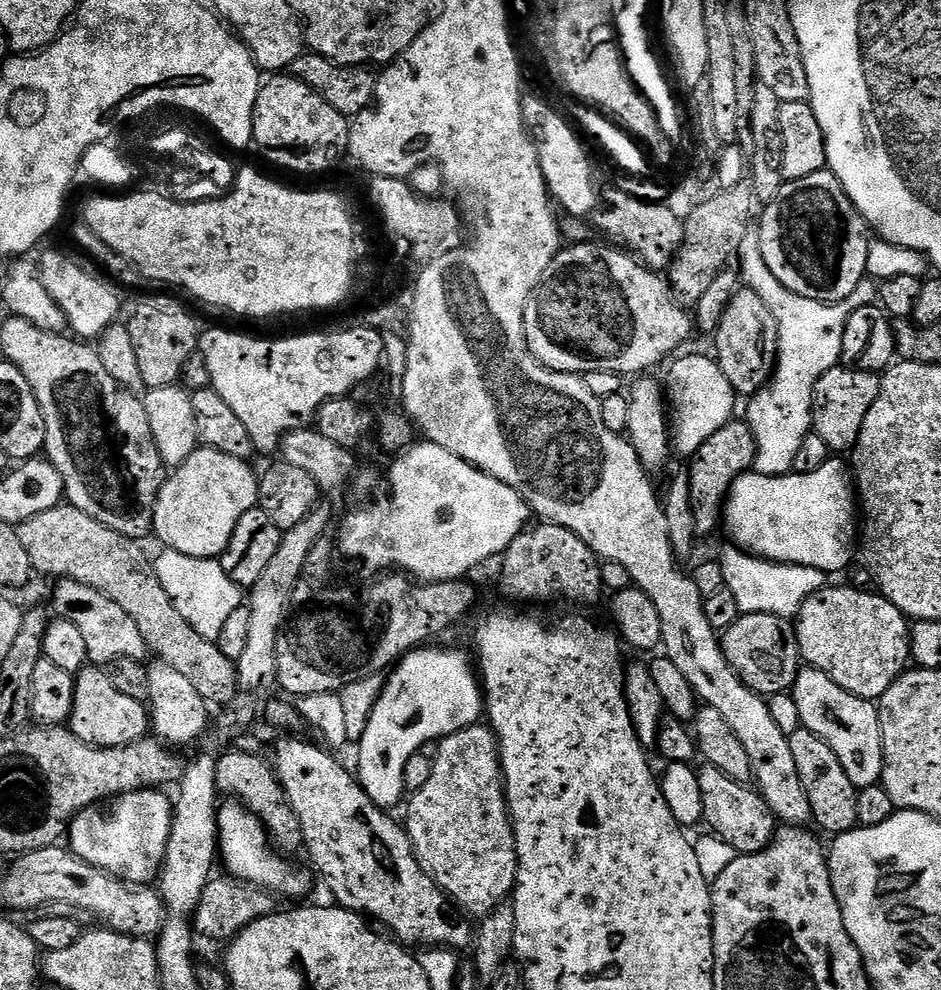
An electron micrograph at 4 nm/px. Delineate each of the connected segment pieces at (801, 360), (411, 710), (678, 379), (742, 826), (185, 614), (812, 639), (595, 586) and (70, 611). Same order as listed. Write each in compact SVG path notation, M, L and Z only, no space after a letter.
M749 234L742 238L738 253L739 260L738 271L743 283L750 290L754 290L754 294L758 294L758 298L762 298L762 302L766 302L766 306L770 306L770 314L774 314L774 322L778 326L778 350L772 378L769 380L767 388L757 392L747 401L746 423L756 439L754 468L764 476L787 476L792 472L794 457L802 447L802 438L806 438L812 431L814 386L818 382L818 378L822 378L822 374L826 374L831 368L840 364L842 334L846 330L846 322L850 318L850 314L854 314L854 310L864 308L867 304L877 303L878 288L875 283L871 284L871 279L866 278L862 282L858 282L858 287L855 288L854 294L850 294L850 298L837 304L823 304L814 302L810 298L802 298L790 290L786 290L786 286L782 286L782 282L778 282L778 278L774 278L774 274L770 274L770 266L766 266L766 262L762 258L762 246L759 235L756 234Z
M421 646L409 652L407 656L400 657L395 667L387 673L381 694L374 702L373 710L366 722L365 733L358 743L360 761L357 762L356 768L354 767L355 775L366 795L385 810L392 810L400 799L405 799L406 762L410 762L412 756L427 749L424 748L427 744L435 745L444 737L463 728L469 728L481 719L485 711L482 685L469 653L467 656L466 653L455 652L452 648L432 647L436 646Z
M711 355L708 356L673 359L668 384L666 380L666 400L670 405L670 448L675 455L677 452L685 458L695 456L710 434L718 434L718 430L733 419L735 412L732 411L738 401L738 393L732 389L730 382L726 382L726 374L722 374L719 363Z
M705 763L697 771L698 787L702 789L703 823L709 824L711 835L728 842L737 854L749 856L767 848L776 838L778 821L770 806L755 787L740 784L734 778L722 774L714 765Z
M171 550L161 551L160 557L155 557L156 573L162 582L162 590L170 594L170 602L178 606L178 614L202 634L202 638L216 640L222 634L222 625L245 603L246 596L240 587L230 582L230 574L222 570L219 559L203 560L187 557Z
M820 588L800 608L800 615L795 617L796 637L800 647L801 661L807 667L816 668L826 674L842 690L854 694L863 700L879 701L886 690L909 667L912 655L912 634L910 621L898 606L894 606L885 596L875 591L868 592L864 588Z
M536 522L531 526L526 526L510 542L510 546L505 550L502 563L504 569L500 572L500 584L512 596L517 596L520 600L585 600L592 604L600 596L600 591L605 591L604 570L600 557L574 534L574 530L566 530L566 526L558 526L547 522Z
M60 580L57 588L52 592L50 608L59 619L74 622L74 626L82 633L86 641L89 661L96 666L111 666L117 660L134 658L147 661L150 653L138 626L134 626L134 618L118 606L118 602L110 602L106 594L98 594L90 586L73 580Z

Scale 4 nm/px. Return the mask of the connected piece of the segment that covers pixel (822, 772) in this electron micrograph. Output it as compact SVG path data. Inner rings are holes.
M803 726L788 734L788 741L794 766L798 766L798 778L802 781L802 790L806 790L806 798L810 801L812 820L817 824L815 827L821 833L851 832L857 827L858 789L854 786L854 782L850 782L842 762L838 762L838 754L834 754L834 750L830 750L830 746L826 746L826 742L818 738L818 734Z

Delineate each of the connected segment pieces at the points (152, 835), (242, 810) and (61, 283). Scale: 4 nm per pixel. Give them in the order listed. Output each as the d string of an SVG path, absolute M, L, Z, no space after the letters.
M147 788L141 792L128 792L111 801L112 812L96 812L100 810L79 812L68 825L66 833L70 850L90 866L100 868L104 872L110 873L111 876L118 876L122 880L127 880L129 884L152 884L157 879L164 863L166 846L172 829L174 804L166 793L167 791L155 788Z
M239 802L221 803L216 817L218 829L218 856L225 864L227 875L256 884L268 892L275 892L277 897L304 896L312 888L313 873L307 867L299 868L291 864L270 843L270 837L264 831L264 824L253 812Z
M48 252L41 260L38 260L40 269L40 281L50 290L50 294L62 310L68 320L68 328L81 341L96 342L100 335L111 324L117 323L120 312L120 296L111 288L113 285L107 279L99 280L91 276L80 264L75 264L68 256L60 252Z

